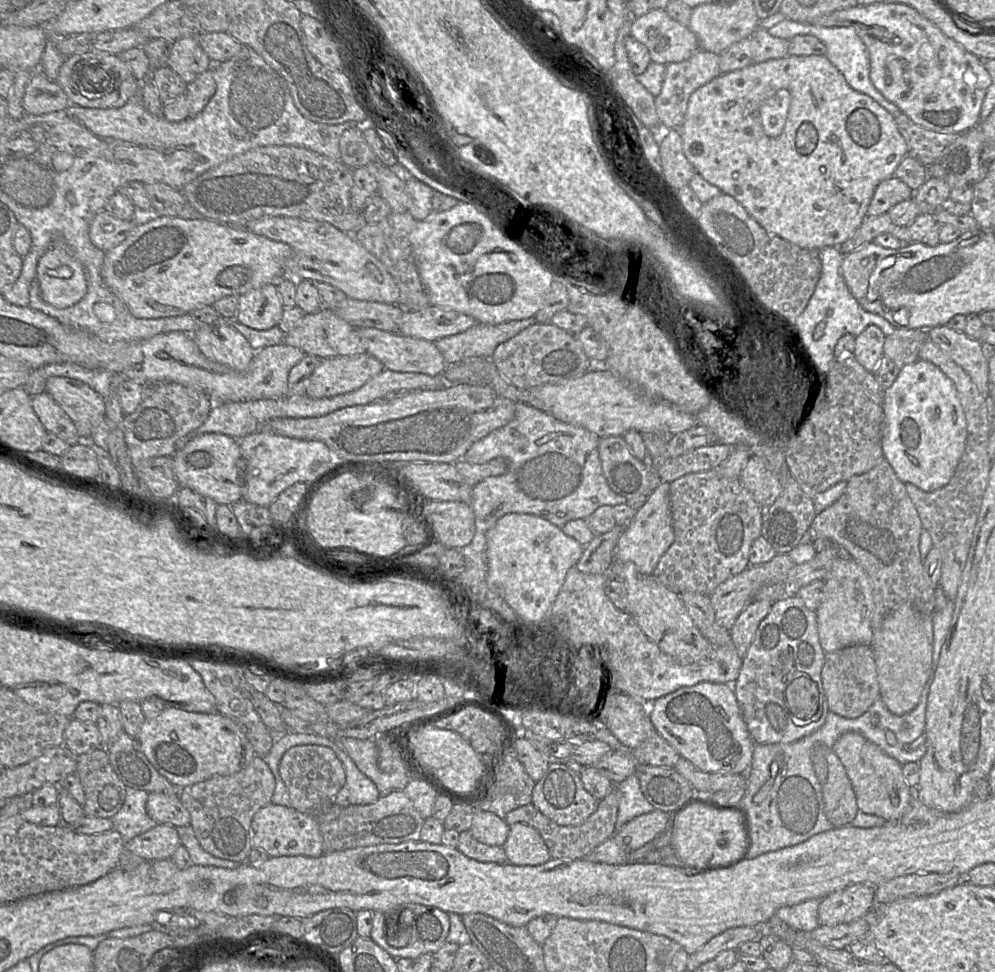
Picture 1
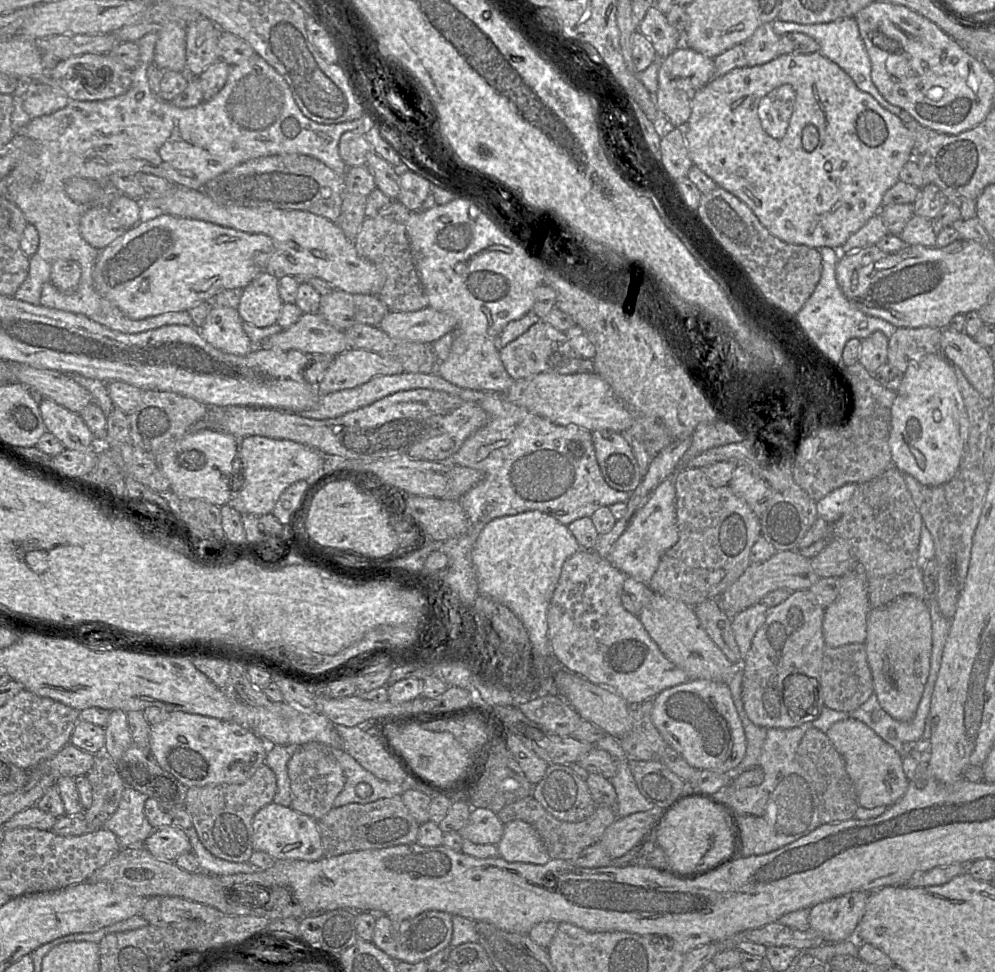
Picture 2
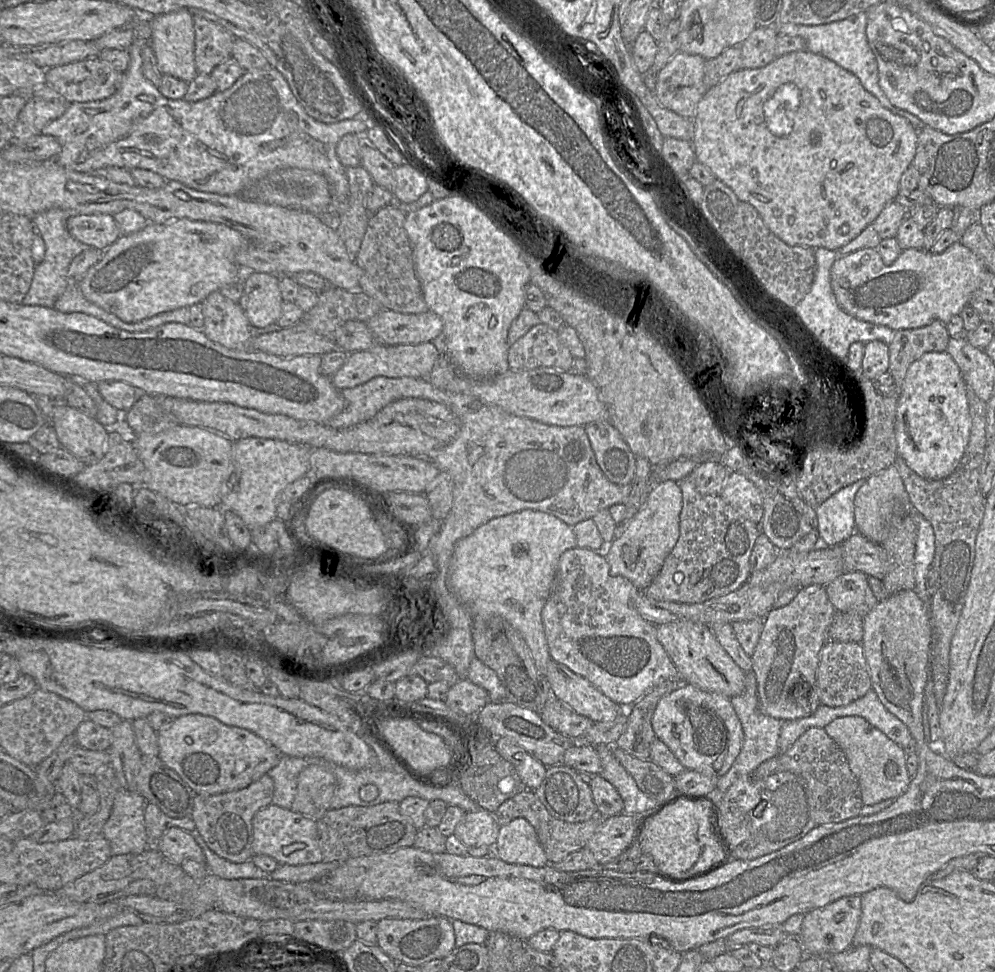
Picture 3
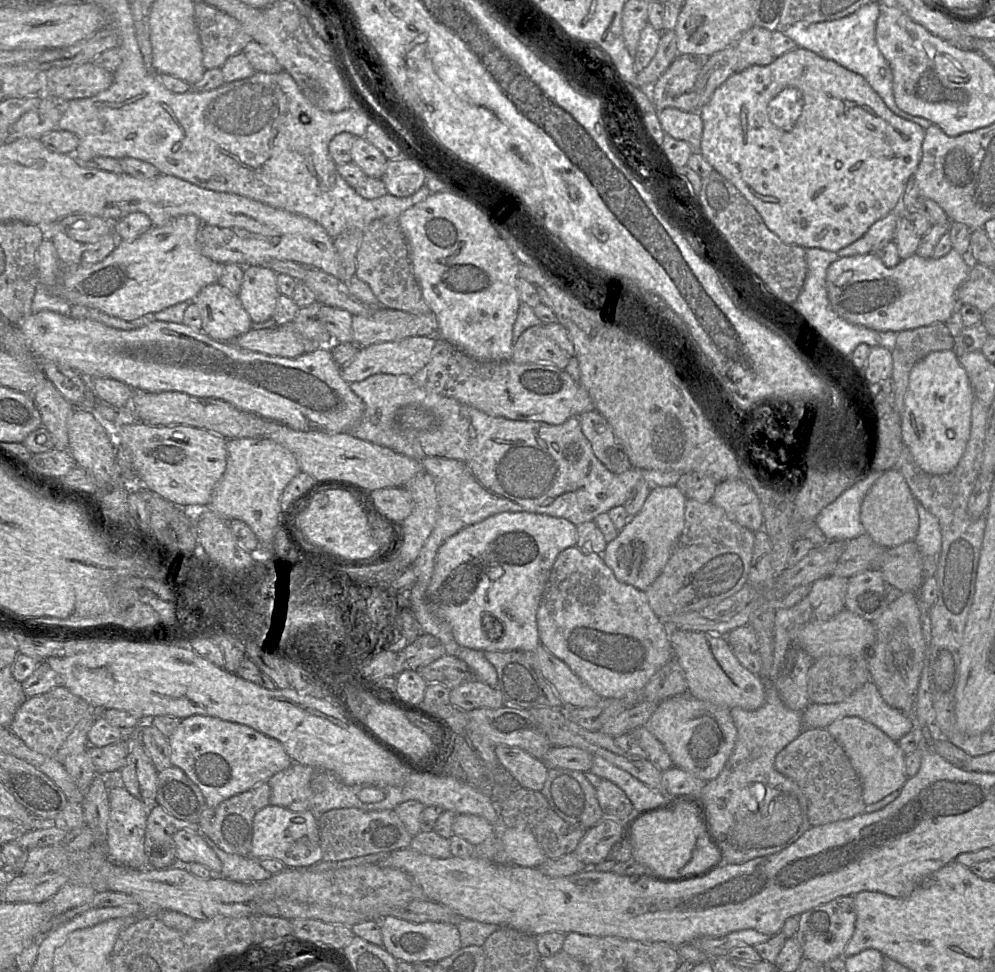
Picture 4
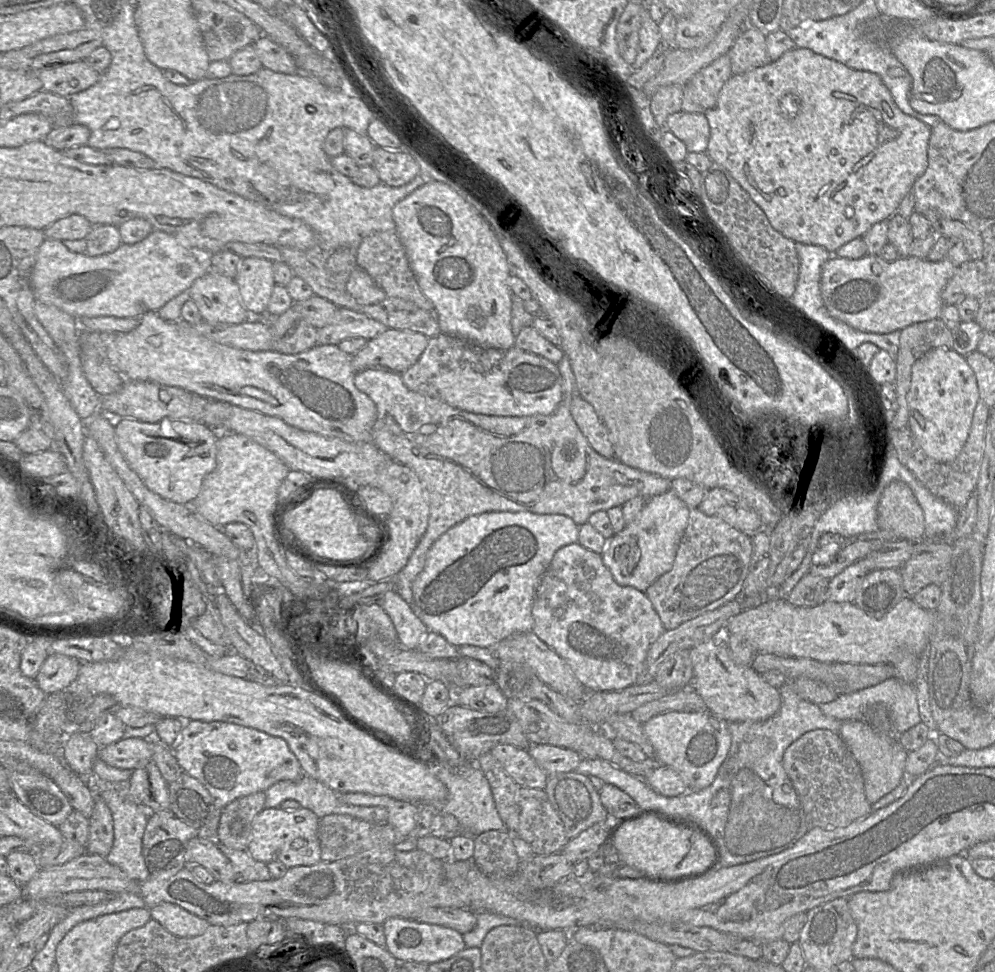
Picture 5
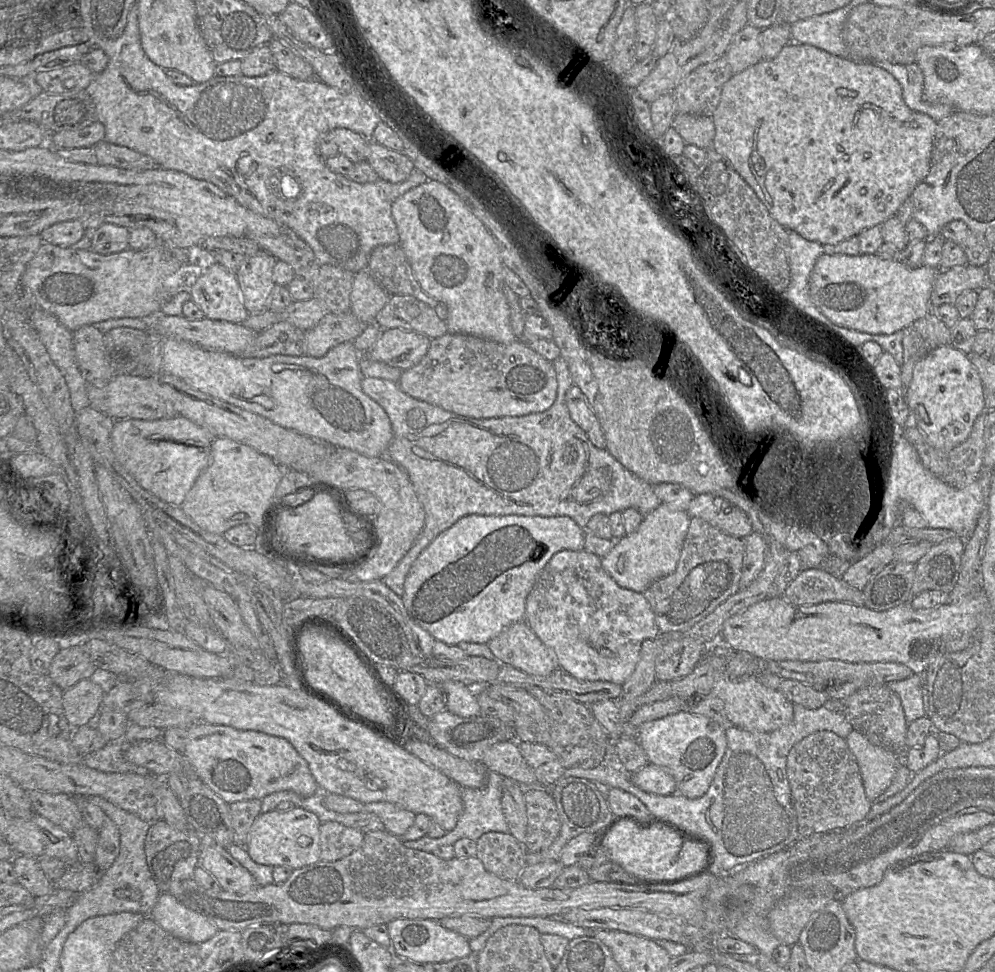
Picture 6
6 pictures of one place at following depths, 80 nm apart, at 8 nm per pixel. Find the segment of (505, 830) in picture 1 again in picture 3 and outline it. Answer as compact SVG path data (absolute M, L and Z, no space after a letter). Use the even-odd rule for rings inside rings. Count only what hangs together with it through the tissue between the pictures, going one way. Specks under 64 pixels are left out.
M478 808L467 812L456 825L454 834L467 847L495 847L500 825L494 815Z

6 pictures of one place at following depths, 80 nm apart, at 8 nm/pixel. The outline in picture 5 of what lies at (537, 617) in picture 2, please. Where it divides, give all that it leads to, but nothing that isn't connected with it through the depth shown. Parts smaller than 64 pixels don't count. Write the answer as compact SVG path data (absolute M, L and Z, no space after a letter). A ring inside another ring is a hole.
M487 512L470 516L441 535L428 551L424 569L416 577L412 585L414 597L412 609L430 631L442 635L449 643L456 647L470 645L481 648L493 648L501 640L512 634L531 632L534 625L532 607L540 581L555 553L564 546L578 543L578 538L579 526L565 515L535 514L532 512Z

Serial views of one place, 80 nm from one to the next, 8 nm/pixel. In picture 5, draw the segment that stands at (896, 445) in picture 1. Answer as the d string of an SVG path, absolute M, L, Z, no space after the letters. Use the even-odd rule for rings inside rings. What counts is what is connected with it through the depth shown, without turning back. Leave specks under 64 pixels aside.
M931 349L913 364L907 393L908 427L927 456L947 463L959 455L968 439L979 400L974 371L966 358L953 349Z

